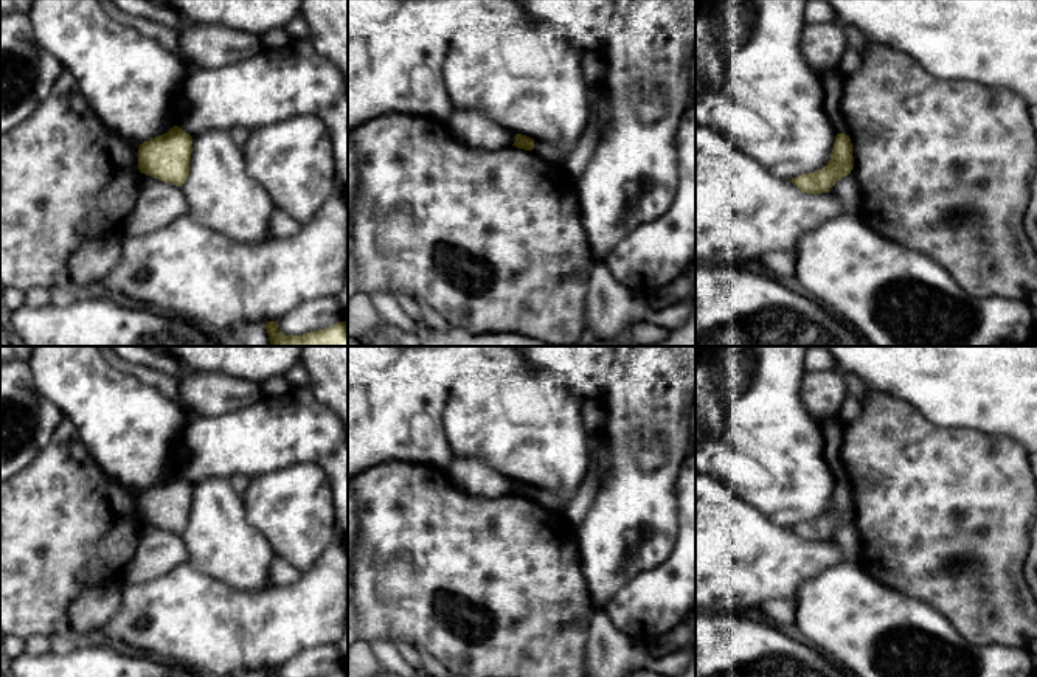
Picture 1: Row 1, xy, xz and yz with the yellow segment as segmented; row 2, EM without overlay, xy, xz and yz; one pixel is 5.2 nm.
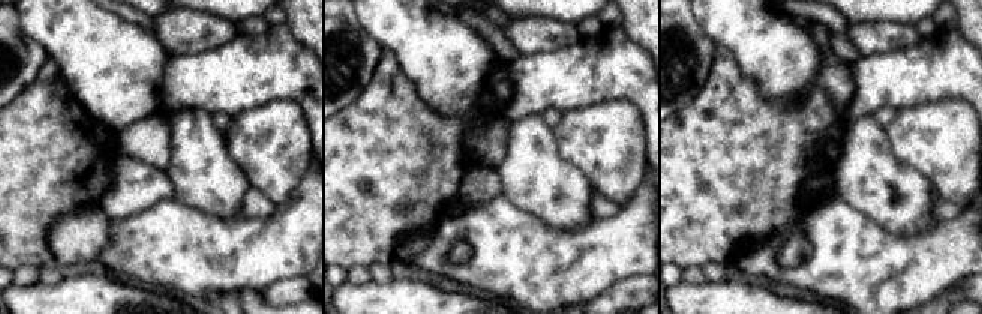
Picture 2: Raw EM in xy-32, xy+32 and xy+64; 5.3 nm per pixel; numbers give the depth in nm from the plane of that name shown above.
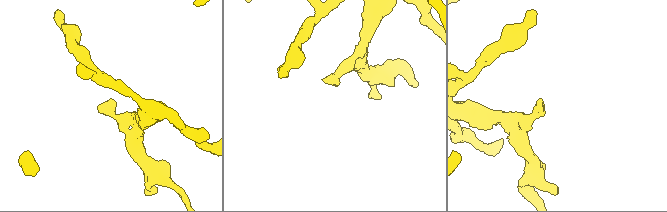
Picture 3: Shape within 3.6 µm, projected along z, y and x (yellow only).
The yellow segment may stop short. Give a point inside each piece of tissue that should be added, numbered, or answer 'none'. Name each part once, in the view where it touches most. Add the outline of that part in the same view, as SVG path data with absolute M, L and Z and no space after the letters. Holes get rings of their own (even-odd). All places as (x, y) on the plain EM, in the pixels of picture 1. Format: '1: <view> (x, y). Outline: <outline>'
none

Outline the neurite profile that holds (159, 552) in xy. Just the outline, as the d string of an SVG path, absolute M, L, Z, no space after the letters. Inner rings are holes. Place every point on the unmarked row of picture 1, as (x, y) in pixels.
M141 522L138 543L121 573L123 584L141 584L186 564L189 553L180 534Z

